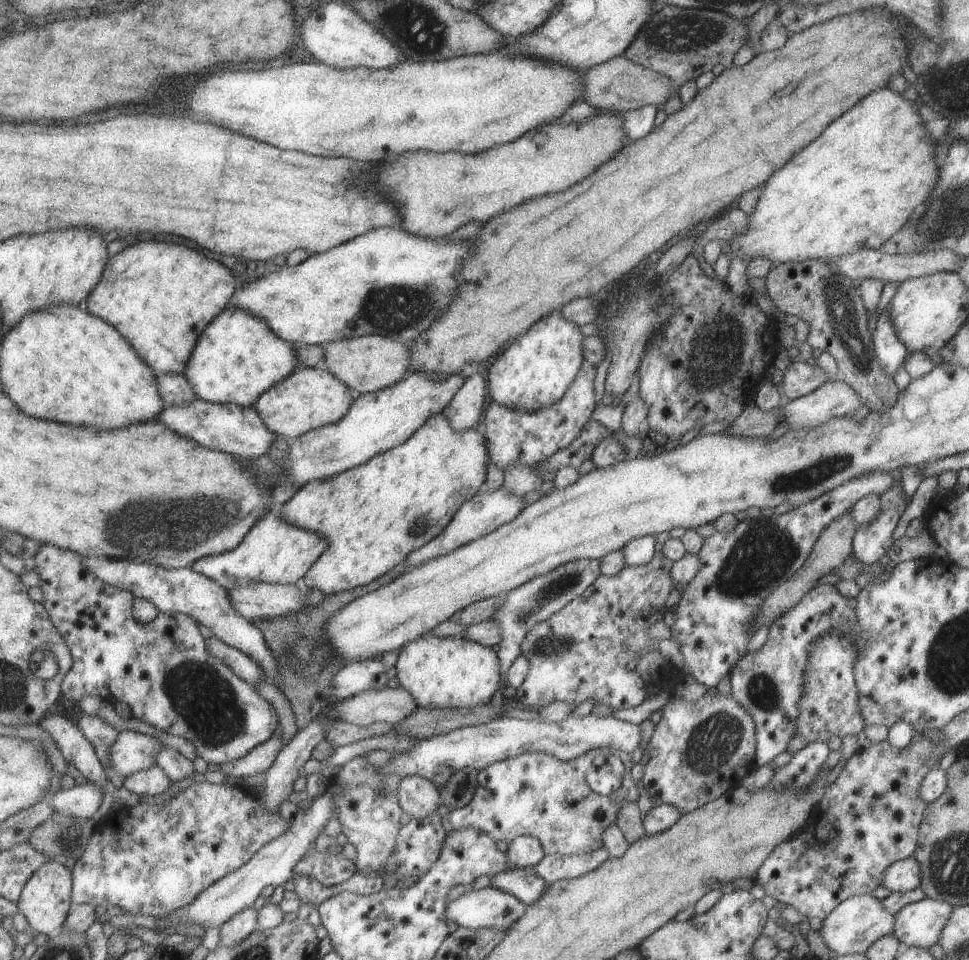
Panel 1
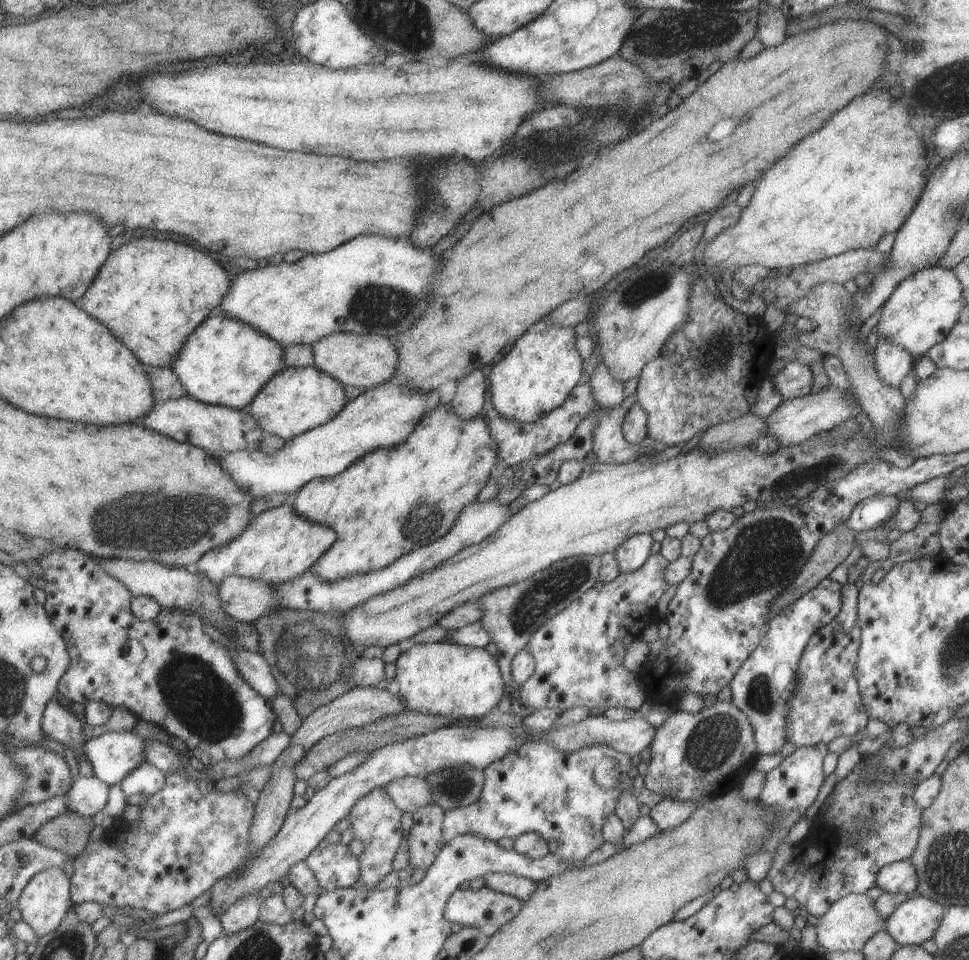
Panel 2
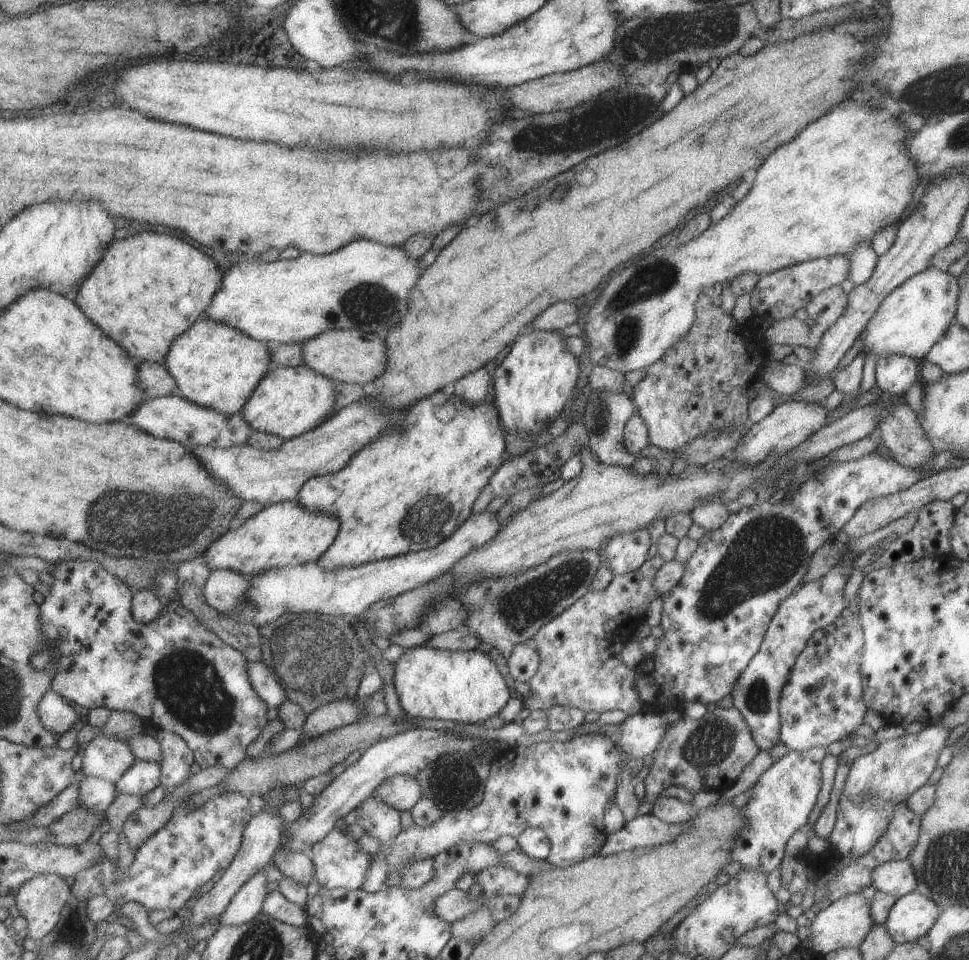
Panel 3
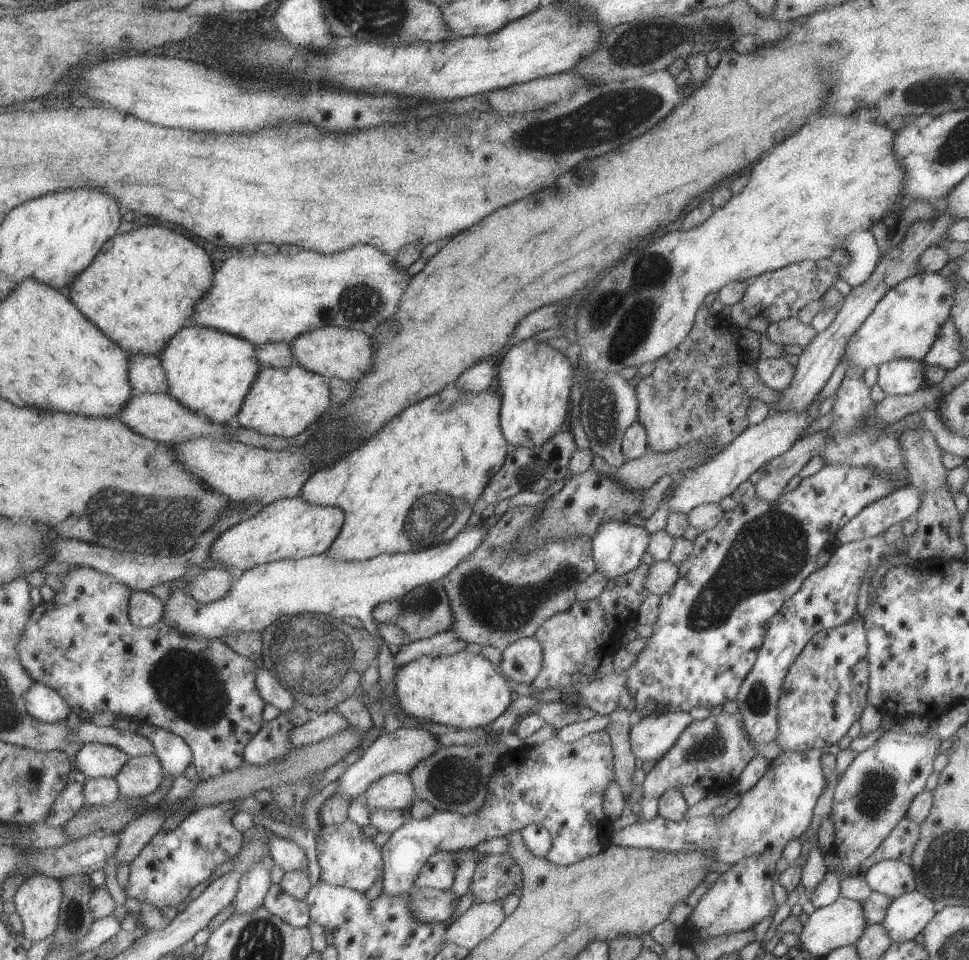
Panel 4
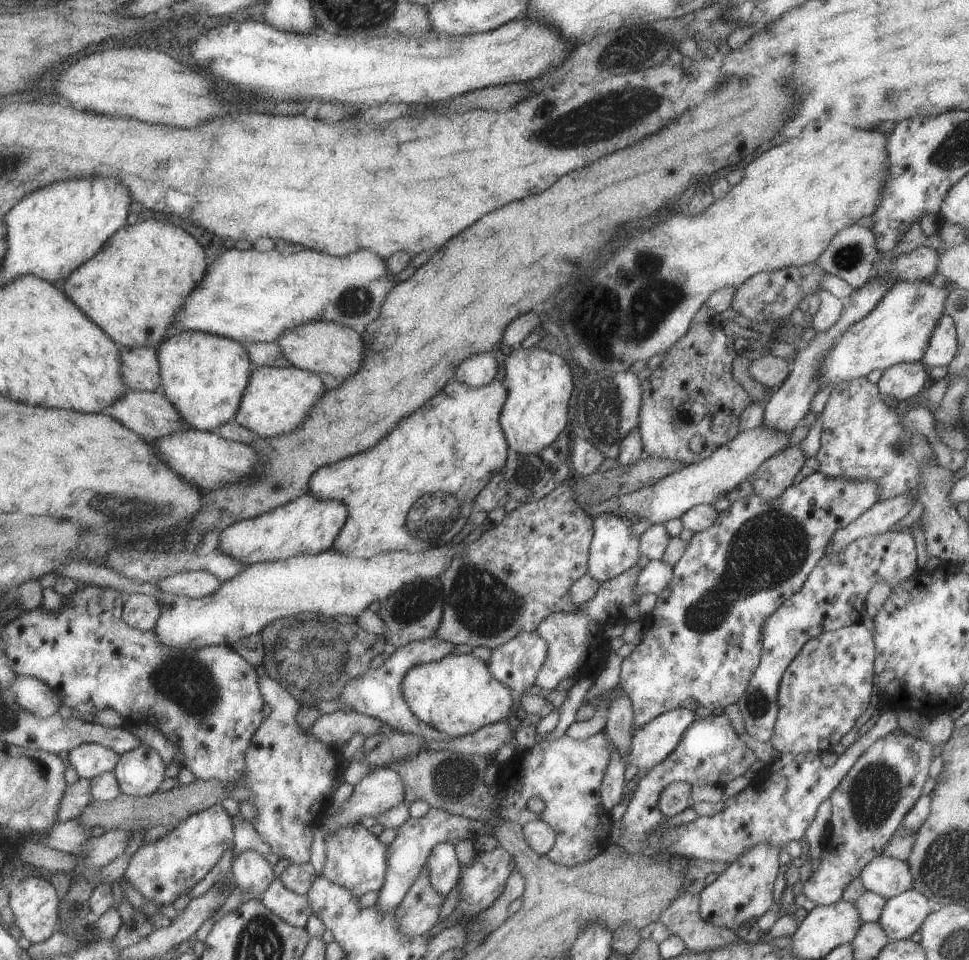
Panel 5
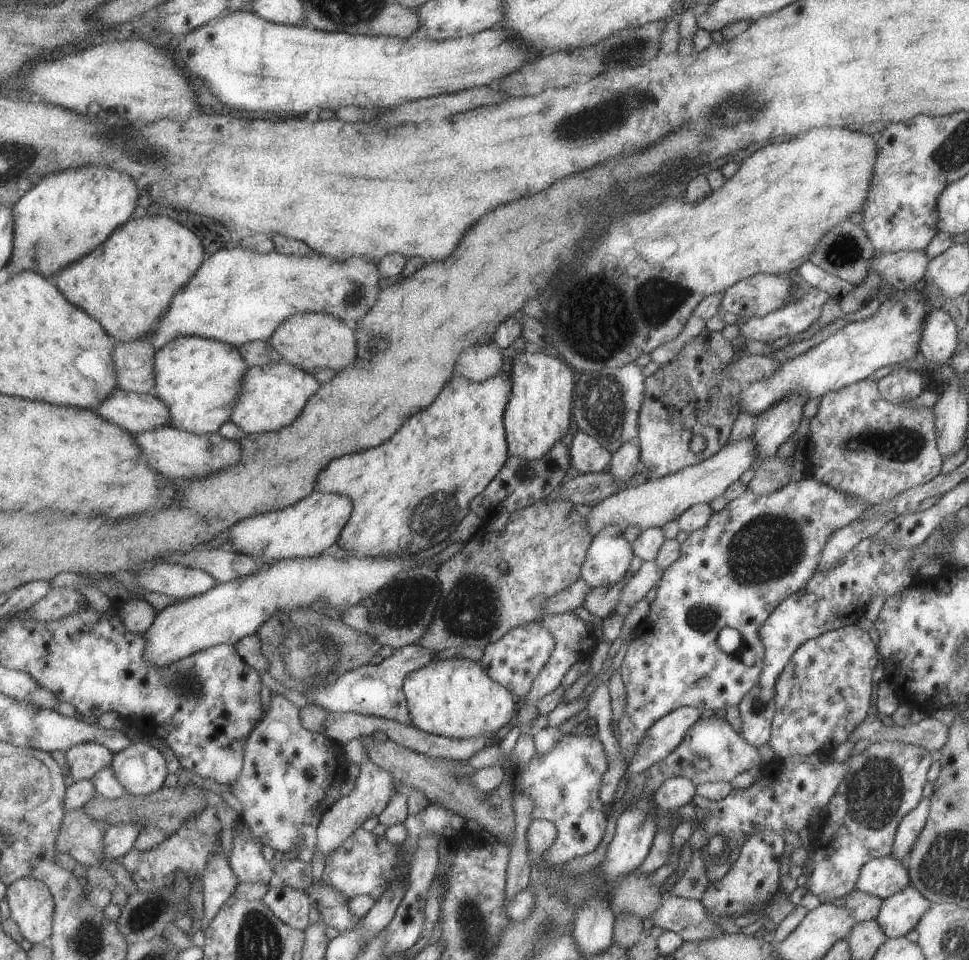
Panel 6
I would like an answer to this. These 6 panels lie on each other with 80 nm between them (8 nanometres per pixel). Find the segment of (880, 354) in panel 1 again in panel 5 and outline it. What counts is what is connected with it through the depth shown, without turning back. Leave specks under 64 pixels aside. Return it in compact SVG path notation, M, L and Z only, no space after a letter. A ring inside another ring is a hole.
M920 361L902 362L884 368L876 385L889 401L899 402L915 397L927 380L928 370Z

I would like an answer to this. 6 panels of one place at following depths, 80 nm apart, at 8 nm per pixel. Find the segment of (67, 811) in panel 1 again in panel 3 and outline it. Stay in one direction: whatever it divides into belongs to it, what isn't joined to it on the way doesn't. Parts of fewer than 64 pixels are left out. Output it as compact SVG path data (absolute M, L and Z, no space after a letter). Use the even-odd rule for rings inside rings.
M85 776L80 785L80 806L93 812L101 813L113 804L119 793L114 782L101 777Z

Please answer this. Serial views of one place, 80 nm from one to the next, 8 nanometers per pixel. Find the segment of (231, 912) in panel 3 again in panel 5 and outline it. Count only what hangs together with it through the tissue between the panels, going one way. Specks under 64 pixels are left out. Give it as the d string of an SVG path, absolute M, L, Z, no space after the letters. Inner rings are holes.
M244 851L239 854L233 862L231 871L235 886L244 894L244 902L262 900L276 879L273 865L267 862L265 855L257 851Z

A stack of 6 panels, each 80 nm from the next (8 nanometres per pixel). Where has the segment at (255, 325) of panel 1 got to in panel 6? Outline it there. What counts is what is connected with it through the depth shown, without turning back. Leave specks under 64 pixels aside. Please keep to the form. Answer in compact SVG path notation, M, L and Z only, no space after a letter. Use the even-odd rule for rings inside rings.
M186 335L183 337L176 338L171 342L168 342L155 356L155 376L156 376L156 384L155 384L155 394L158 397L161 397L170 408L172 412L172 424L171 426L177 427L178 429L183 429L189 432L194 433L219 433L220 428L229 421L232 420L232 414L234 408L236 407L236 402L240 399L241 391L244 390L244 378L248 370L251 368L249 363L245 360L245 357L241 354L241 351L238 347L229 344L228 342L223 342L220 340Z

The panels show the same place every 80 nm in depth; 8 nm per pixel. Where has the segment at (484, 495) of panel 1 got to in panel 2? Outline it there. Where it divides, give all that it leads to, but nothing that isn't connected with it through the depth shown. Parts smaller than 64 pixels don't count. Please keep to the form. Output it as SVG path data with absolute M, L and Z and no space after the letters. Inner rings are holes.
M495 497L482 502L474 500L456 516L455 523L453 523L453 528L449 534L429 546L418 548L408 555L402 556L391 566L382 568L380 571L348 576L347 579L336 583L321 581L313 571L307 571L296 579L273 585L276 590L276 597L280 602L280 608L277 610L285 607L286 609L321 612L336 611L342 615L346 614L348 610L352 610L358 604L372 599L372 596L380 595L408 583L409 580L415 579L416 576L430 571L432 568L439 566L444 560L456 555L462 548L480 543L481 540L492 535L503 523L511 518L512 514L508 504L502 503Z

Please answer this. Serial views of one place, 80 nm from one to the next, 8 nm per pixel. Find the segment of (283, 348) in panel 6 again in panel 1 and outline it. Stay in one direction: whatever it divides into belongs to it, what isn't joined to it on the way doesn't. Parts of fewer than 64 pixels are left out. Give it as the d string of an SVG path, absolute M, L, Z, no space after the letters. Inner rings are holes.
M367 335L353 337L327 343L325 368L331 371L339 380L344 381L350 388L354 388L360 394L380 392L394 386L411 375L411 350L387 336Z

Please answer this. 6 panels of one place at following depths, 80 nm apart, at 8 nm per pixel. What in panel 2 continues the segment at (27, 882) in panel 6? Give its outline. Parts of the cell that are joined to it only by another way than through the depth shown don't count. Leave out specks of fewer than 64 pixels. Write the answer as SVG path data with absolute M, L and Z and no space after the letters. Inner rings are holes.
M50 868L36 874L25 887L24 894L16 905L23 920L33 928L37 936L42 937L56 931L66 918L68 912L75 906L72 901L72 879L62 868Z

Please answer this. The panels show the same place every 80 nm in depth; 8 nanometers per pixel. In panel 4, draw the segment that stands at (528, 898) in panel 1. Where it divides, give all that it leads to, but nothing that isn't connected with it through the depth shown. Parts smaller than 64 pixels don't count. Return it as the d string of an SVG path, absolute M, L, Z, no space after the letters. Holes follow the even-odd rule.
M508 853L485 855L476 862L468 886L473 894L473 904L491 904L504 896L519 891L522 872Z

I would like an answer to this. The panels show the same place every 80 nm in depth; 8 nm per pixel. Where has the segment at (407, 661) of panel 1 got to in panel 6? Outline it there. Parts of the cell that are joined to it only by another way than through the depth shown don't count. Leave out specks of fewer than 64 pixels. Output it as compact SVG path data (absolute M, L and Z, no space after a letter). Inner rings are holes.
M466 658L431 661L431 664L407 675L404 691L413 726L449 738L464 739L485 733L495 736L515 712L513 696L504 685L494 681L479 662Z

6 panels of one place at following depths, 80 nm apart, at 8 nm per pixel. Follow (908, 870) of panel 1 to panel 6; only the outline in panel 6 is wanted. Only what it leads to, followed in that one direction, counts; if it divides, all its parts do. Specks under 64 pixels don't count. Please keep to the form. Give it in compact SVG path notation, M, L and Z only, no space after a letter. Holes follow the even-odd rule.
M889 854L868 860L863 864L854 888L884 899L903 890L909 884L905 865Z

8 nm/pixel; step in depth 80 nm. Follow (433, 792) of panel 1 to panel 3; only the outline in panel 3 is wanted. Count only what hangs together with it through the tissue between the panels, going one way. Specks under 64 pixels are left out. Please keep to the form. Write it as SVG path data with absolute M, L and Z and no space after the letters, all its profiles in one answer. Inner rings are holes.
M397 775L386 780L373 794L383 799L391 806L402 810L411 810L425 793L417 777L411 775Z

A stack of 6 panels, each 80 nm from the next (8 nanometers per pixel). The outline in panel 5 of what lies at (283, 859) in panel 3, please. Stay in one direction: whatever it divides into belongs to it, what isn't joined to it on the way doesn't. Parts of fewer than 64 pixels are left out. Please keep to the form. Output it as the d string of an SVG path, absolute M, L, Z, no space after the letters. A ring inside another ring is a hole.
M266 672L260 677L260 685L262 695L272 712L261 728L258 728L246 755L248 784L245 786L252 792L250 802L257 808L254 827L279 858L285 858L291 865L309 863L313 846L313 828L319 827L326 820L327 808L333 804L334 790L331 786L342 774L339 772L340 754L334 752L334 746L318 741L312 733L304 731L297 718L302 704L286 686L271 678Z

